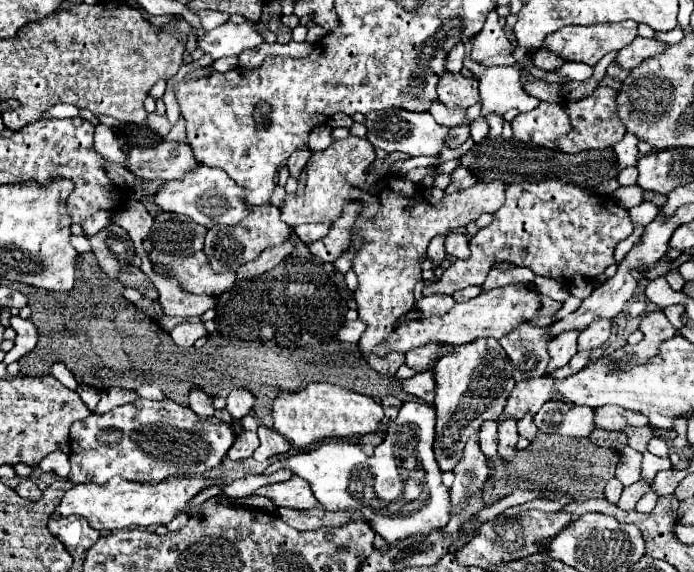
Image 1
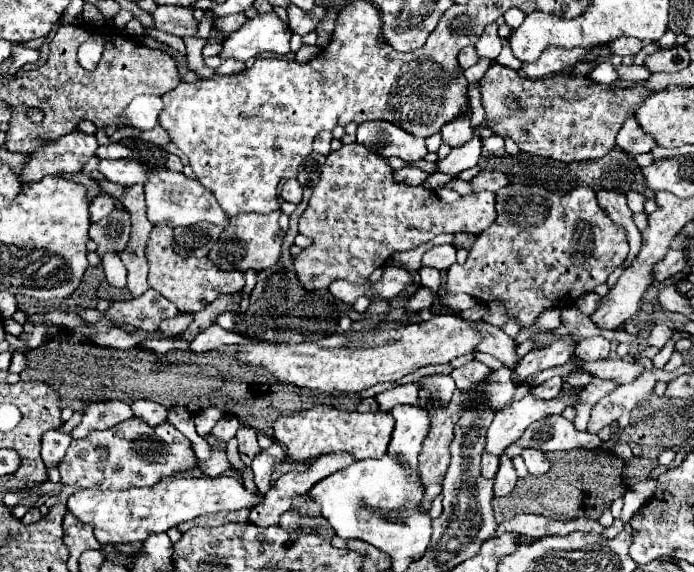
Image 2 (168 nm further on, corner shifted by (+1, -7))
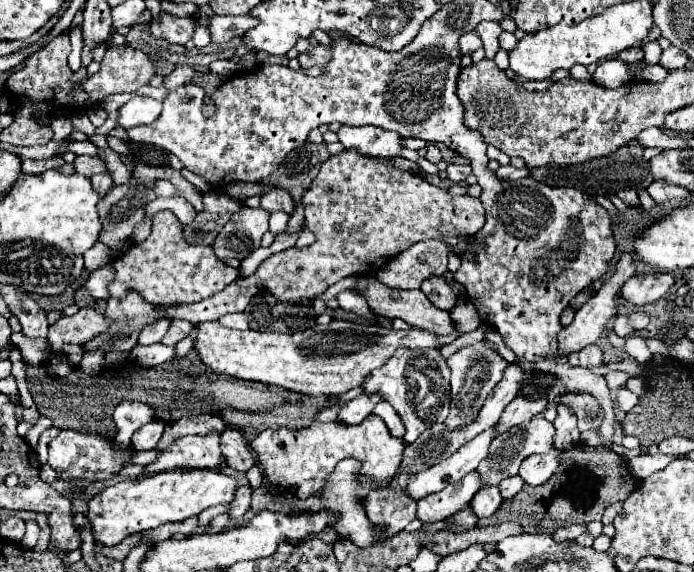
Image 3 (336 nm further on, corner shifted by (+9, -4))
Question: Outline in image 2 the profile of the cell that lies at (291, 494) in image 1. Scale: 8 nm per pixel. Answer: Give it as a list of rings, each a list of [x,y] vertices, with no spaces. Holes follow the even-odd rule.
[[[236,476],[218,478],[166,478],[160,484],[128,490],[76,490],[68,498],[68,510],[82,522],[94,526],[94,536],[100,544],[126,544],[144,542],[154,532],[194,520],[202,514],[240,510],[260,504],[264,496],[252,494]]]

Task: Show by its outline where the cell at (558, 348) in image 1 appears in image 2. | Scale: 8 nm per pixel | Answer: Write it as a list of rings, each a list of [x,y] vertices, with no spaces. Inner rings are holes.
[[[552,378],[552,380],[544,382],[544,384],[534,386],[534,388],[532,388],[532,394],[534,394],[536,398],[540,398],[540,400],[552,400],[552,398],[558,396],[558,392],[562,390],[562,384],[564,384],[562,378]]]

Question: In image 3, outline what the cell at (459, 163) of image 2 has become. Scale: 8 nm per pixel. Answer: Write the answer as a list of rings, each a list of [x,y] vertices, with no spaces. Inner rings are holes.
[[[450,163],[448,169],[446,169],[446,173],[448,173],[448,179],[450,179],[450,181],[460,183],[460,181],[464,181],[464,179],[472,173],[472,169],[470,169],[470,167],[462,167],[462,165],[454,165],[454,163]]]

